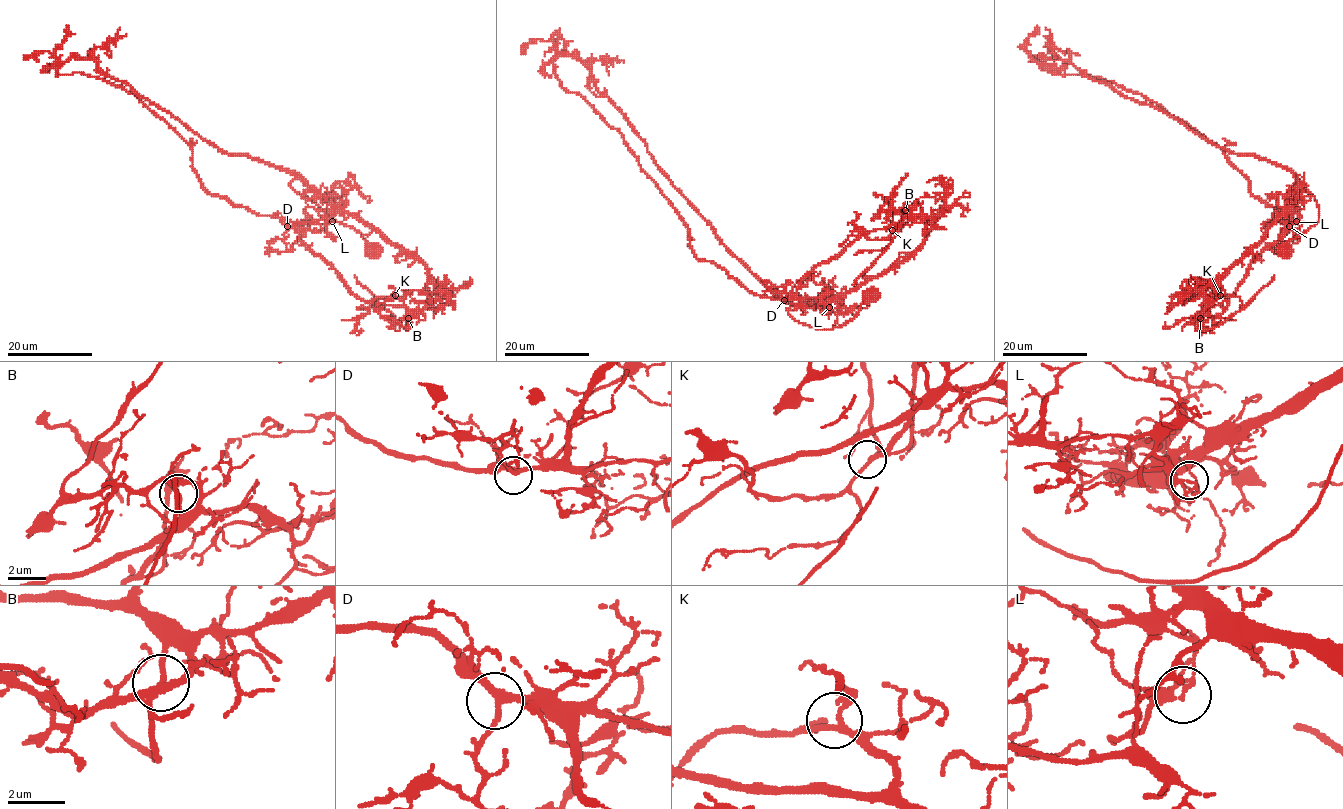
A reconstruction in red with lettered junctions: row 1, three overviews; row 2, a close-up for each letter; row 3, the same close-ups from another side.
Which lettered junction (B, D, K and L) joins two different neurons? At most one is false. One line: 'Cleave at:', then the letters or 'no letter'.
Cleave at: L

